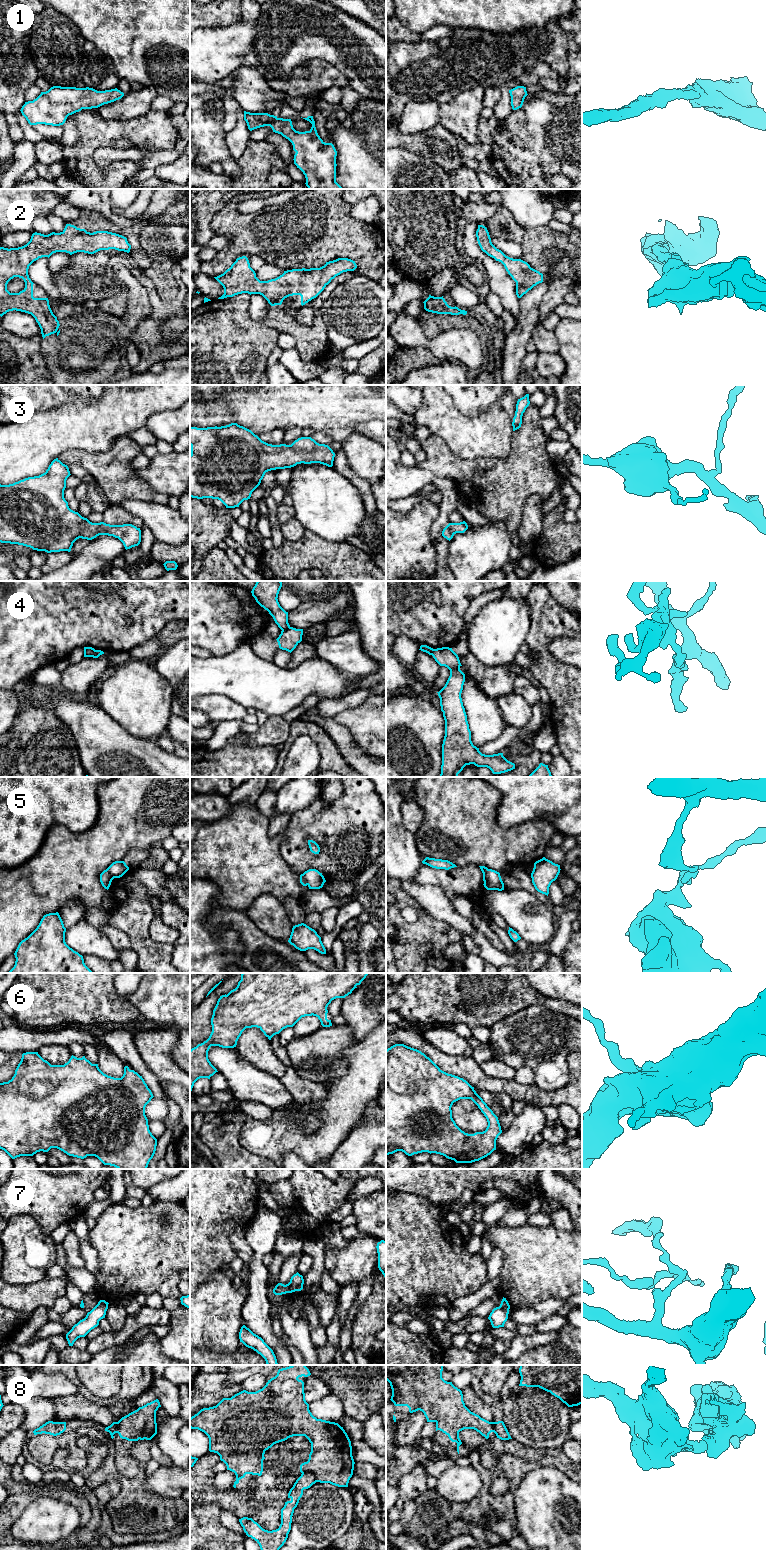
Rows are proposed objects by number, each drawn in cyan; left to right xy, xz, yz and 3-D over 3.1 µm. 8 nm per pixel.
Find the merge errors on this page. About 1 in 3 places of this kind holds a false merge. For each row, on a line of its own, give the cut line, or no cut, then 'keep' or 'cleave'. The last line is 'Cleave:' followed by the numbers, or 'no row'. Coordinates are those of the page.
1: no cut; keep
2: no cut; keep
3: no cut; keep
4: cut in xz along (290, 627), (282, 630); cleave
5: cut in xy along (106, 869), (113, 878); cleave
6: no cut; keep
7: cut in yz along (499, 1306), (508, 1309); cleave
8: cut in xz along (302, 1473), (311, 1472), (317, 1481); cleave
Cleave: 4, 5, 7, 8

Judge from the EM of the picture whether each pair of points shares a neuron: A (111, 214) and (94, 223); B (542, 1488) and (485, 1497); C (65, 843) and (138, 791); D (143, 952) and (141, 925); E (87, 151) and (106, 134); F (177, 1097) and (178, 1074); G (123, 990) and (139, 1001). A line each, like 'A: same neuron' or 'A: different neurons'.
A: different neurons
B: different neurons
C: same neuron
D: same neuron
E: same neuron
F: different neurons
G: different neurons

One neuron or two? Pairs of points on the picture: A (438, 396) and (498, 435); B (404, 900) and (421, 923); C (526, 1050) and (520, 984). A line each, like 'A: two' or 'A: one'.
A: one
B: one
C: two

